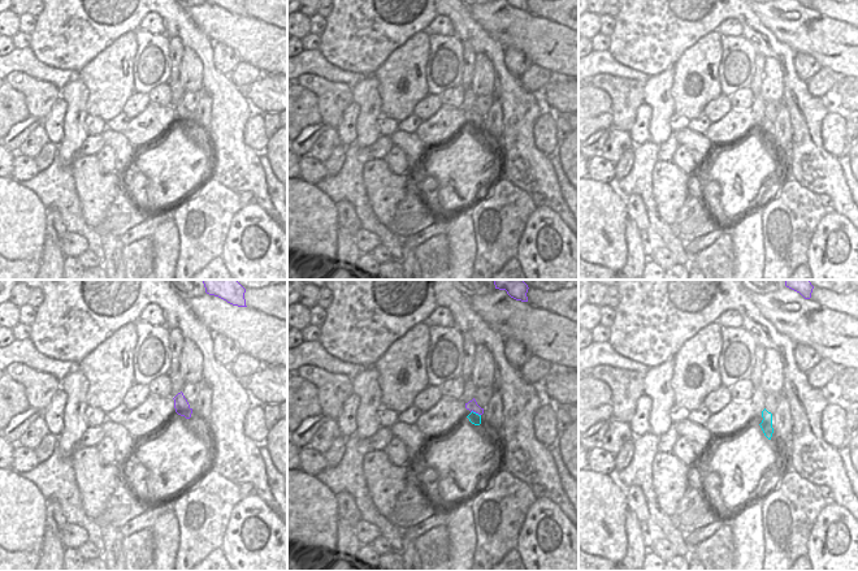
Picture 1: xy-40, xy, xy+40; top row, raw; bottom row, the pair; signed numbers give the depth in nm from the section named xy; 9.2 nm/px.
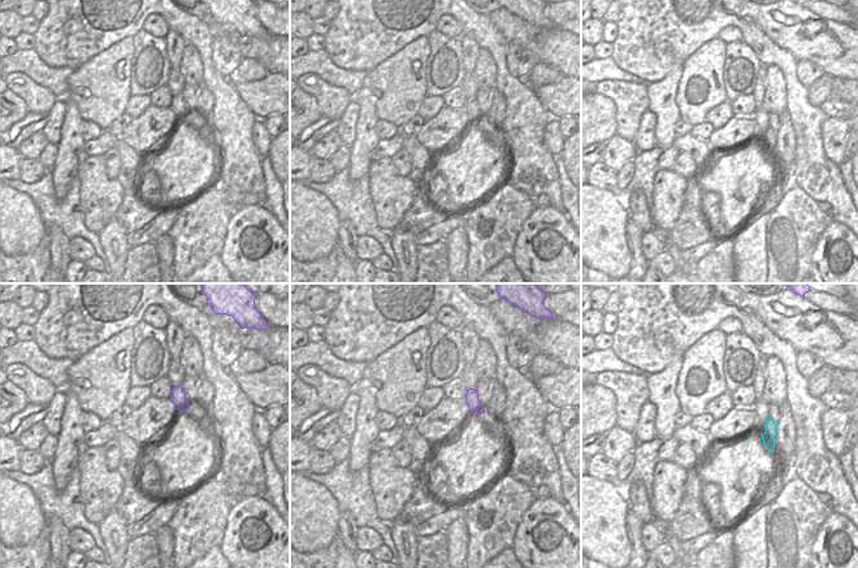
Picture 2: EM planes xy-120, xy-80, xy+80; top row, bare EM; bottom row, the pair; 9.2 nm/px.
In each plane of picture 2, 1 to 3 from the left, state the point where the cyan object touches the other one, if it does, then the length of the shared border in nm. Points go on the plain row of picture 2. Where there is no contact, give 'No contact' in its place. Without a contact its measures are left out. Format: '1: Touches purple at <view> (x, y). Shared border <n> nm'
1: No contact
2: No contact
3: No contact.

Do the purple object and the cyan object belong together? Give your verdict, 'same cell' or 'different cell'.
same cell

